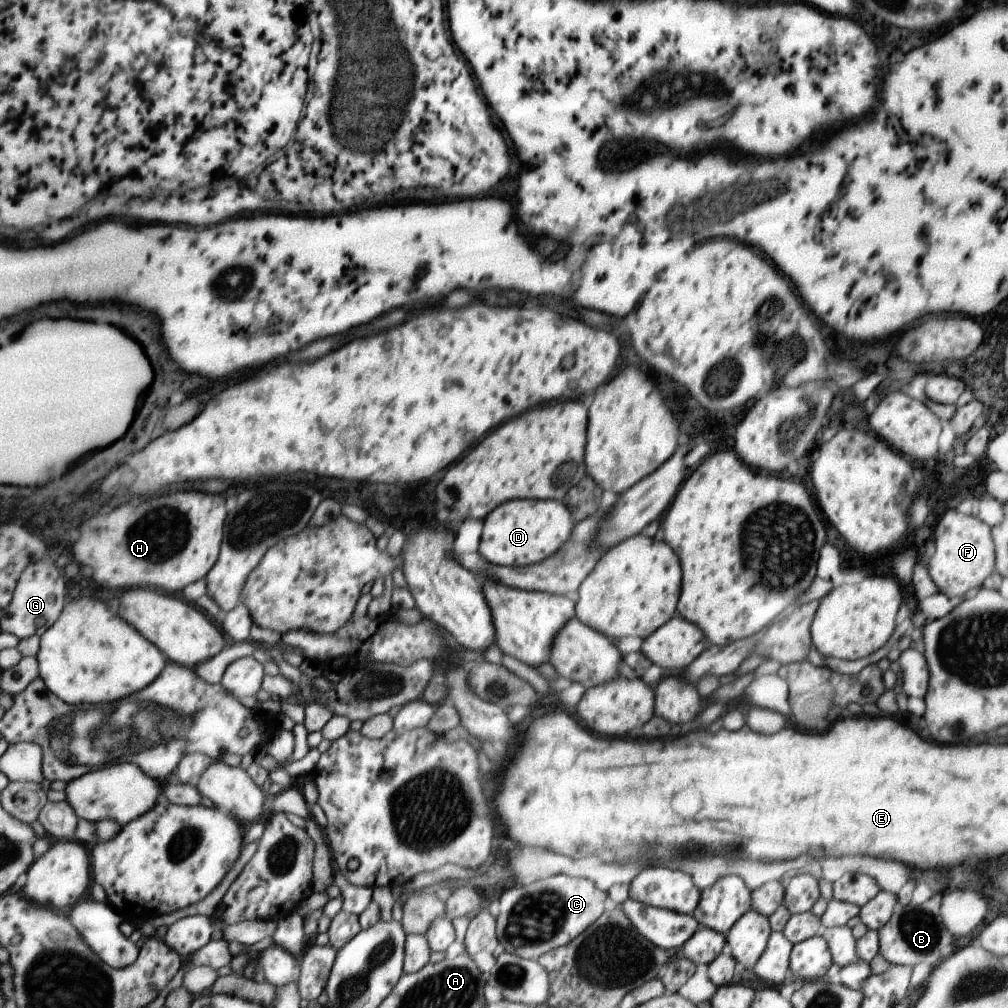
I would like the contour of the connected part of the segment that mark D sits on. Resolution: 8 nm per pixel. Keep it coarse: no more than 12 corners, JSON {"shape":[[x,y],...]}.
{"shape":[[561,501],[503,502],[483,518],[478,554],[539,564],[569,538]]}

